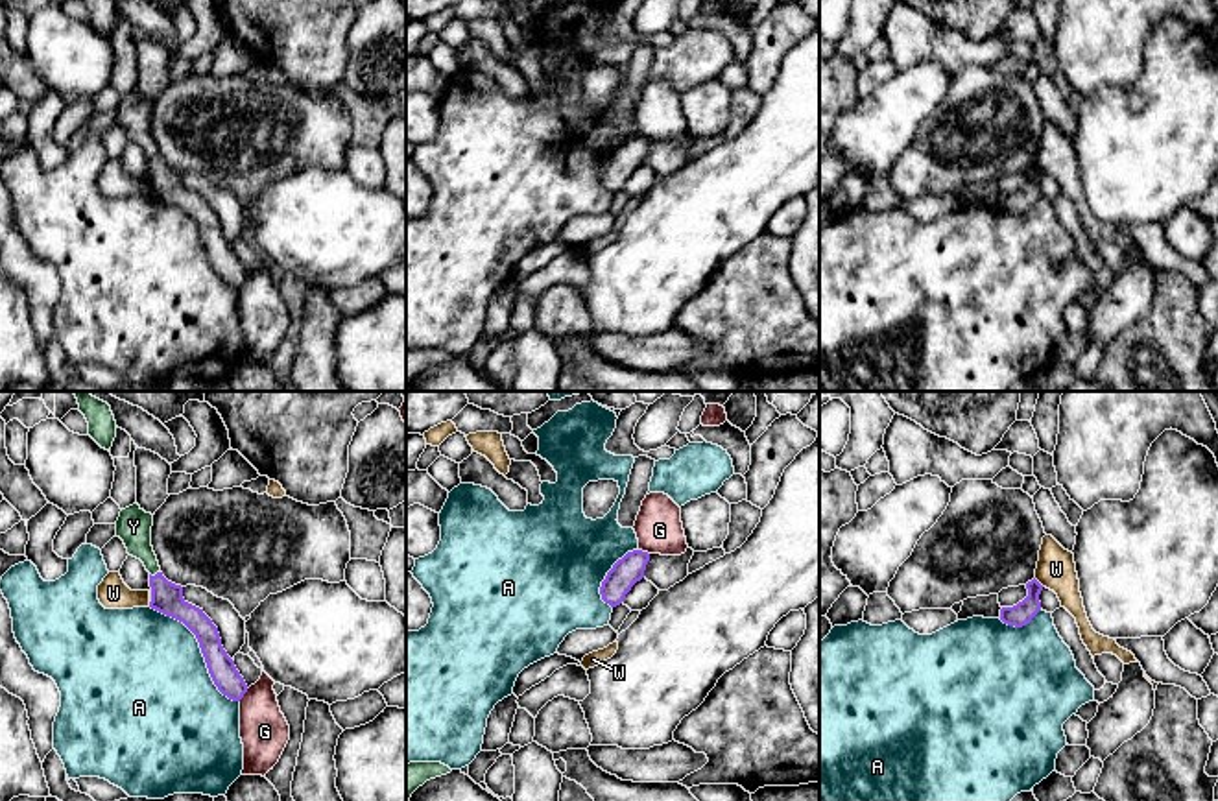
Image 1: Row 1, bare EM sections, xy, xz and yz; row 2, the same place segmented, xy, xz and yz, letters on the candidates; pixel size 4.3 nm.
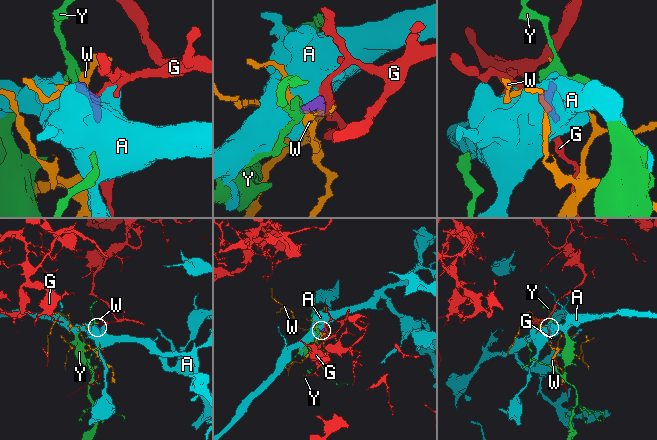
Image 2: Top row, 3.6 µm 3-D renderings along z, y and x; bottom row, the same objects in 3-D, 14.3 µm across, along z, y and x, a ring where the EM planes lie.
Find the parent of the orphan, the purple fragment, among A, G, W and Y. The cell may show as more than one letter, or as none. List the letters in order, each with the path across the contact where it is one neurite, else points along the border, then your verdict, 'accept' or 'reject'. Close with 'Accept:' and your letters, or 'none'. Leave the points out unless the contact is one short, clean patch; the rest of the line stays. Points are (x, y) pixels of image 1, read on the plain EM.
A: reject
G: along xy (248, 275), (238, 286) | reject
W: along yz (1034, 165), (1043, 172) | reject
Y: across xy (167, 183), (155, 161), (137, 128), (133, 113) | accept
Accept: Y

